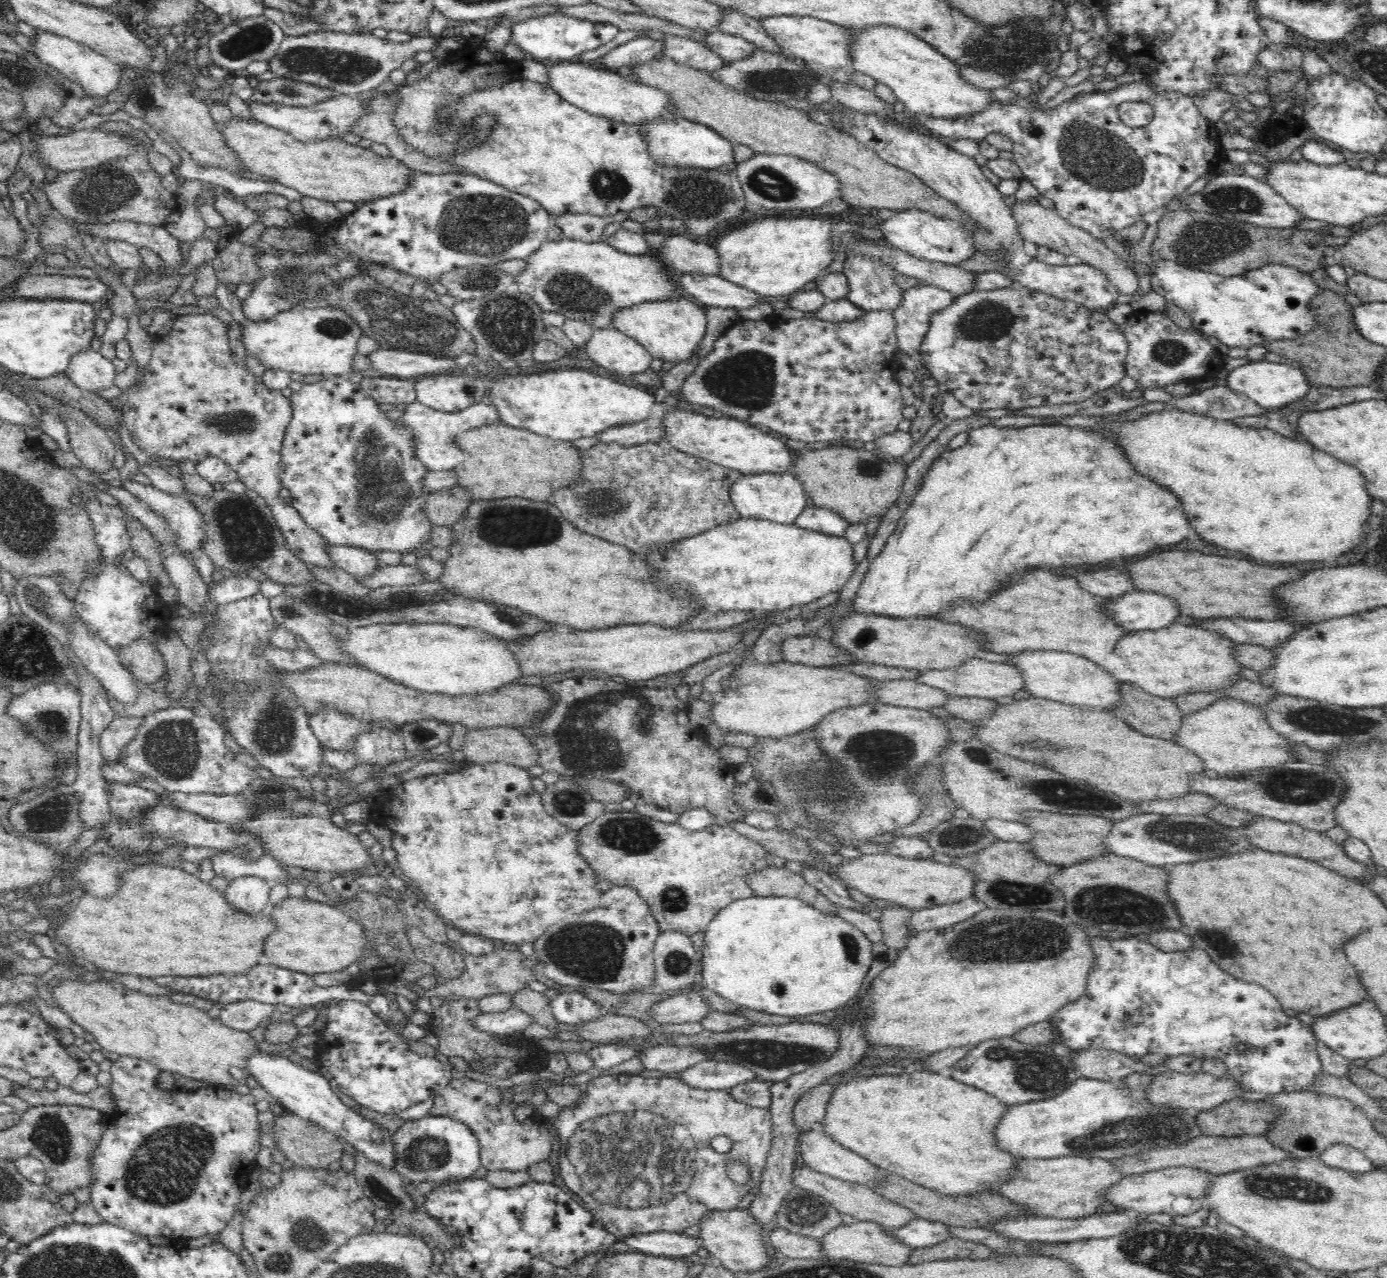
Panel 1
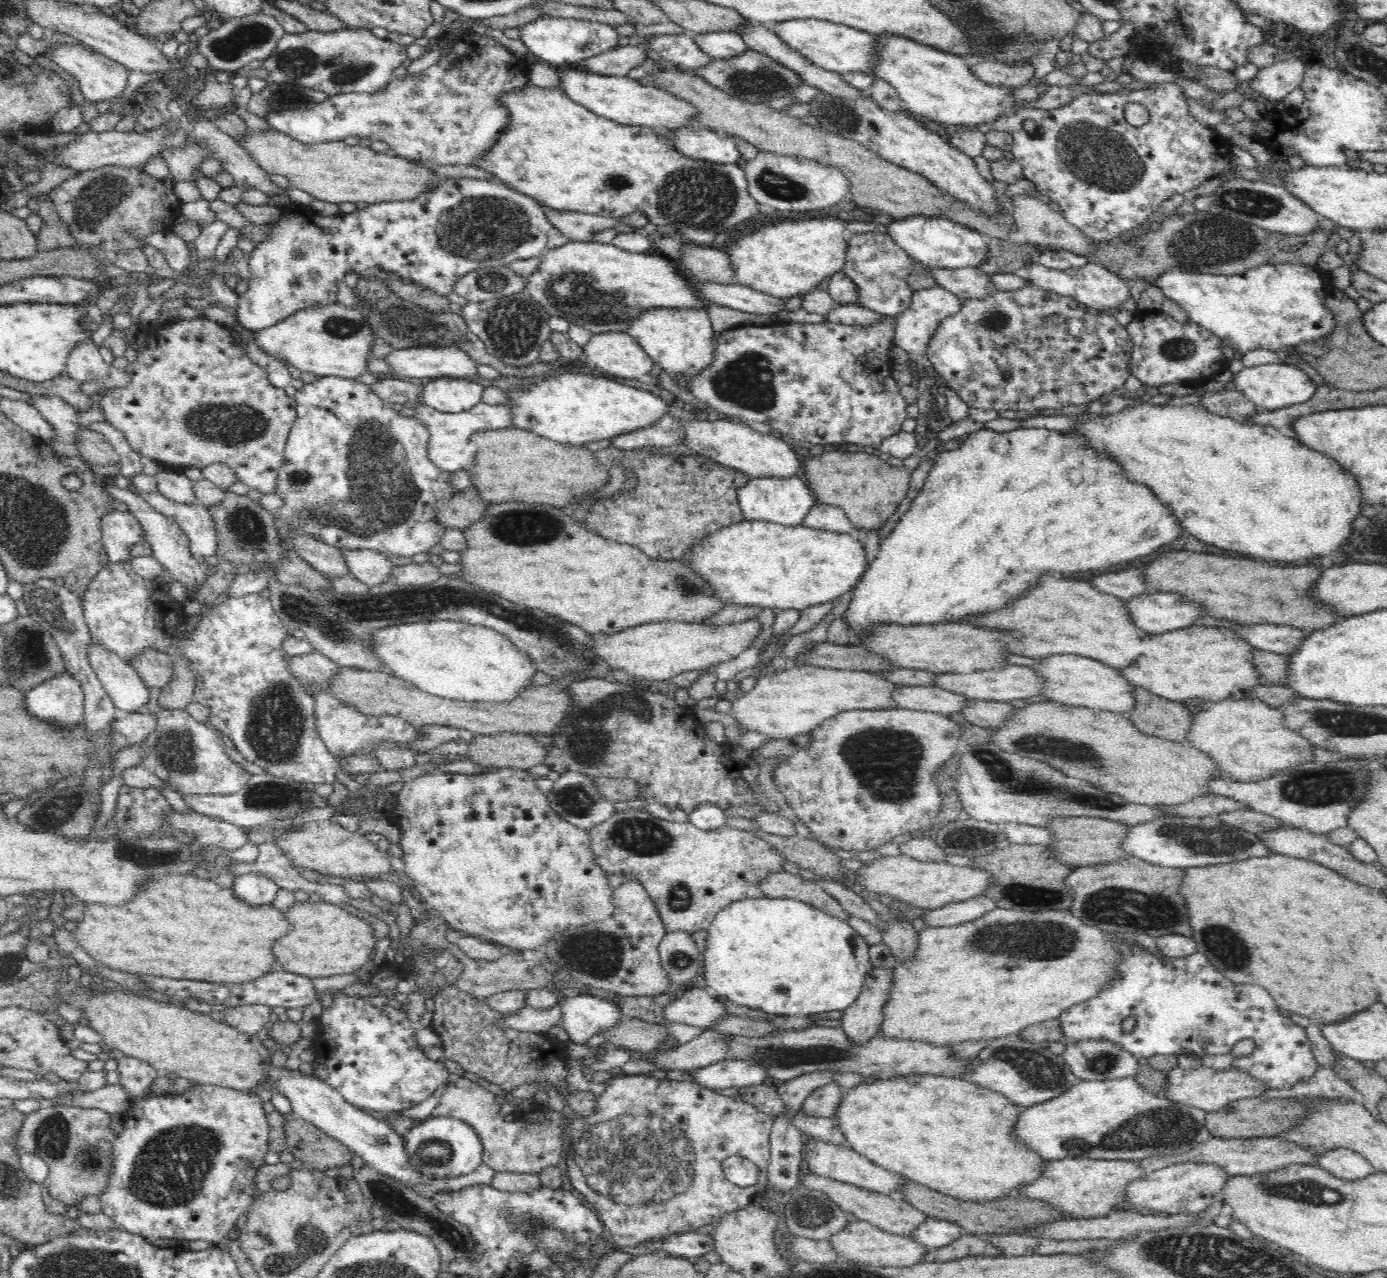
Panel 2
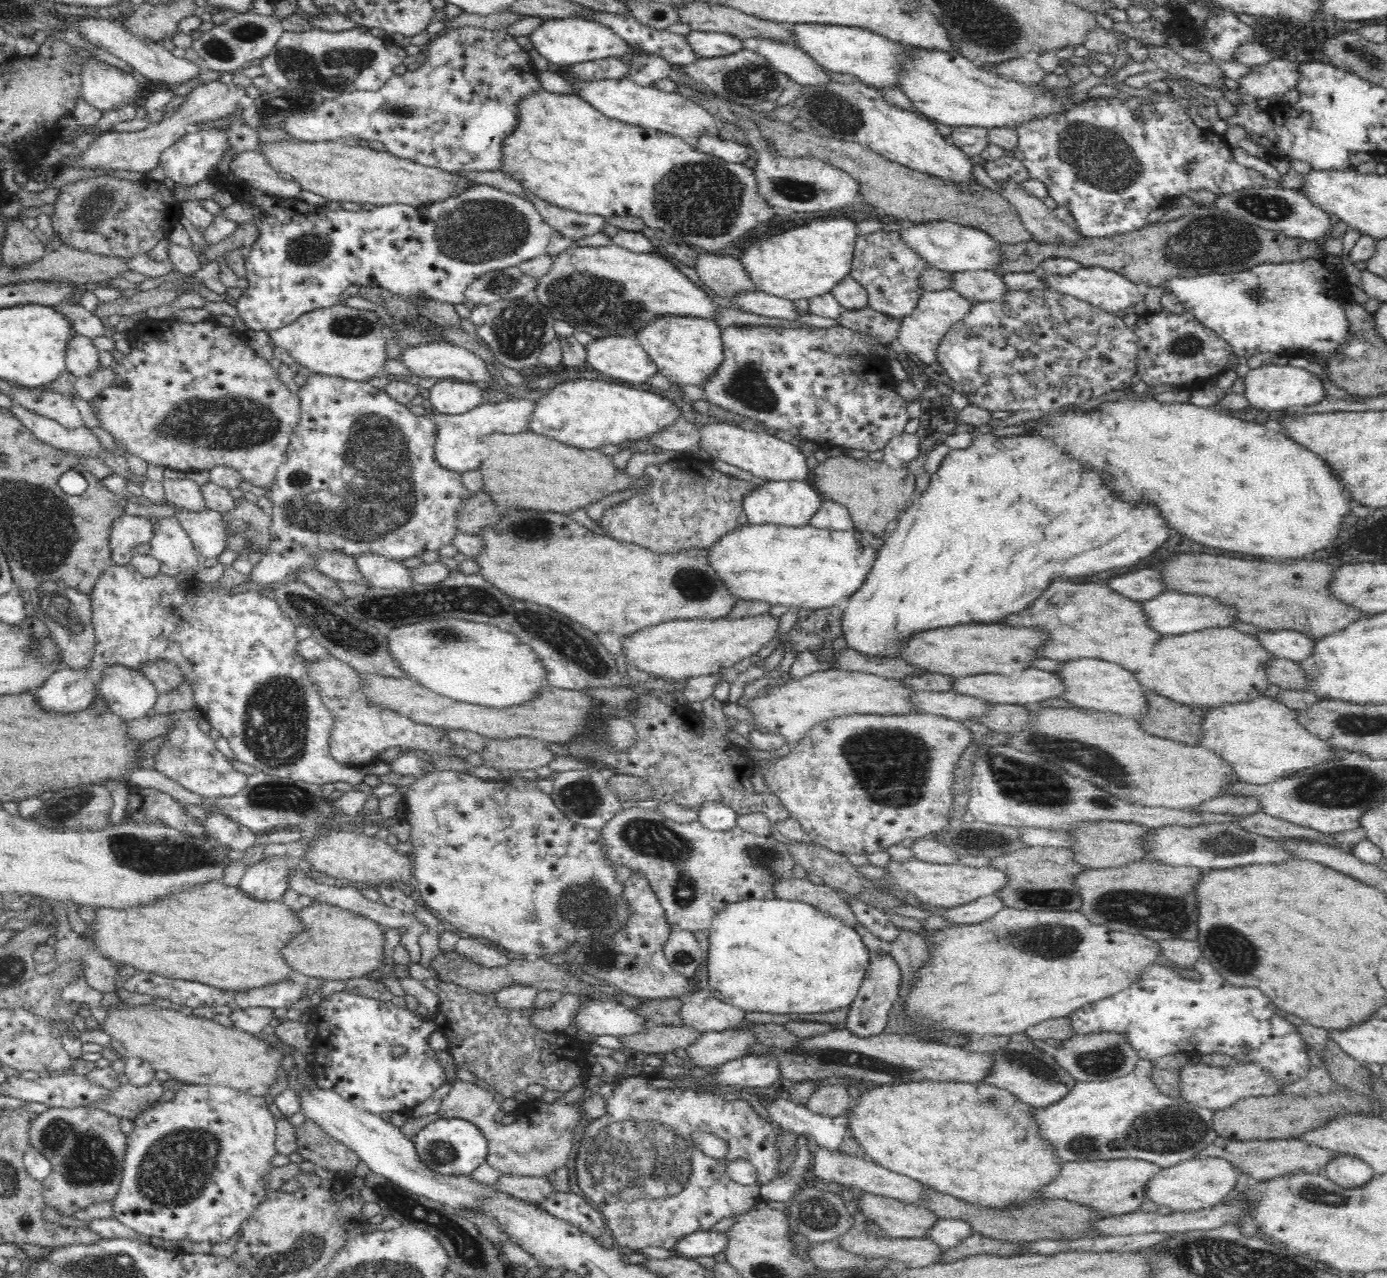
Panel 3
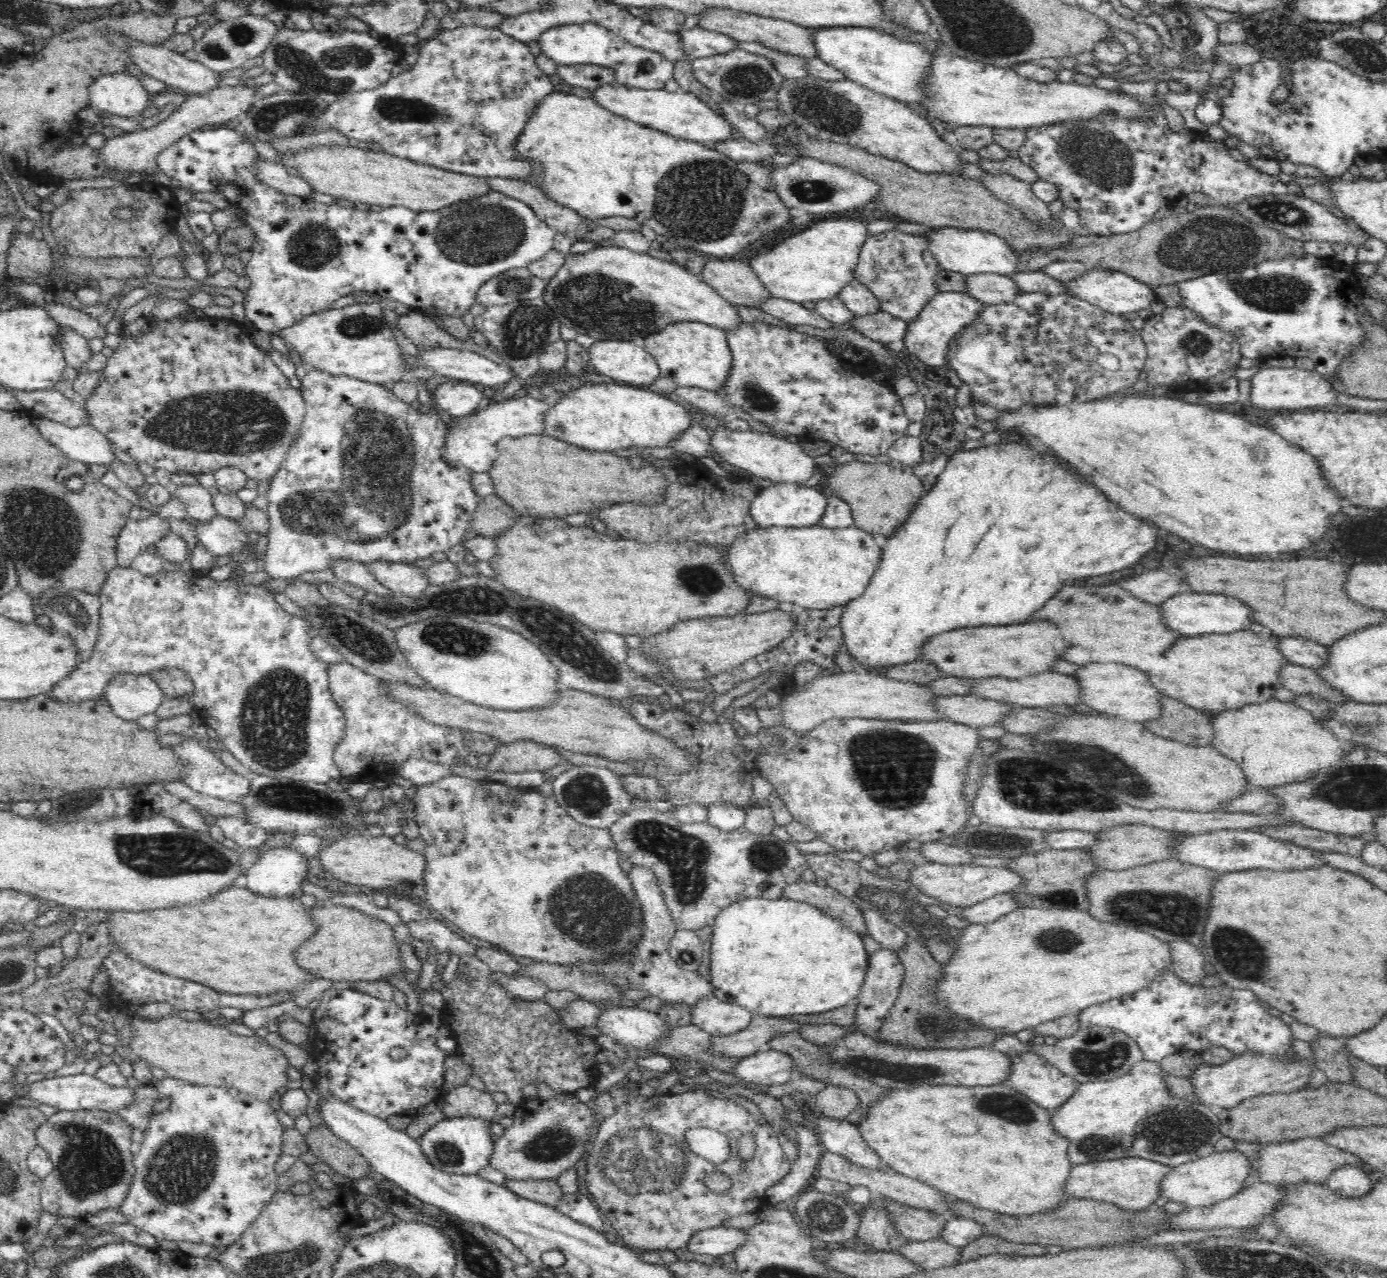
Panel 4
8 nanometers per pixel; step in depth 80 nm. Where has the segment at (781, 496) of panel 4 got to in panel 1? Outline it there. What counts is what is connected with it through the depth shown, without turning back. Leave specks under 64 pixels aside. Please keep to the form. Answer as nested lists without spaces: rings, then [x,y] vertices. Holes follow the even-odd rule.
[[[794,472],[745,475],[730,488],[730,497],[742,519],[770,520],[788,525],[795,524],[802,512],[811,504],[802,481],[794,476]]]

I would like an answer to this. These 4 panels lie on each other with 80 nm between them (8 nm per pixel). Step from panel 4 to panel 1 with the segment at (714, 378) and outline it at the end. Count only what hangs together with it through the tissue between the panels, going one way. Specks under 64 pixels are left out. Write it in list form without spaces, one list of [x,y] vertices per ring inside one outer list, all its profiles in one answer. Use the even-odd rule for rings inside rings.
[[[691,298],[661,303],[642,303],[625,308],[614,316],[614,328],[635,338],[652,356],[663,360],[665,367],[678,366],[698,356],[702,340],[708,330],[706,311]]]

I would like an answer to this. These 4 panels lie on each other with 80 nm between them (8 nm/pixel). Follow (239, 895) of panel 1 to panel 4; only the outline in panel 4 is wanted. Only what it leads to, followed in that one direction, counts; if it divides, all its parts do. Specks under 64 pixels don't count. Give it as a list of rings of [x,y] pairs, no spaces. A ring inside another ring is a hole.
[[[294,845],[266,849],[246,874],[246,888],[270,897],[291,896],[303,892],[311,857]]]

